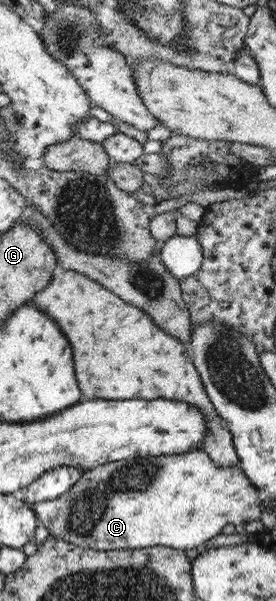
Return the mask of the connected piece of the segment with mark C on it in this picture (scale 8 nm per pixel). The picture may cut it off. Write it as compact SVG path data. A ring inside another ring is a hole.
M199 446L196 451L190 453L161 455L158 457L128 458L126 460L108 462L102 466L90 468L87 471L84 471L79 476L77 482L67 492L60 494L58 498L52 501L28 505L28 507L34 511L34 517L36 517L37 522L48 531L49 536L60 538L60 540L64 540L64 542L68 542L68 544L74 546L80 546L85 549L107 551L114 549L148 548L148 546L162 545L168 548L185 551L190 548L201 549L209 538L220 534L220 532L226 531L230 526L240 523L245 524L248 521L260 518L260 510L258 506L259 501L256 499L257 492L258 490L250 485L250 480L246 478L246 475L238 465L226 468L216 467Z

